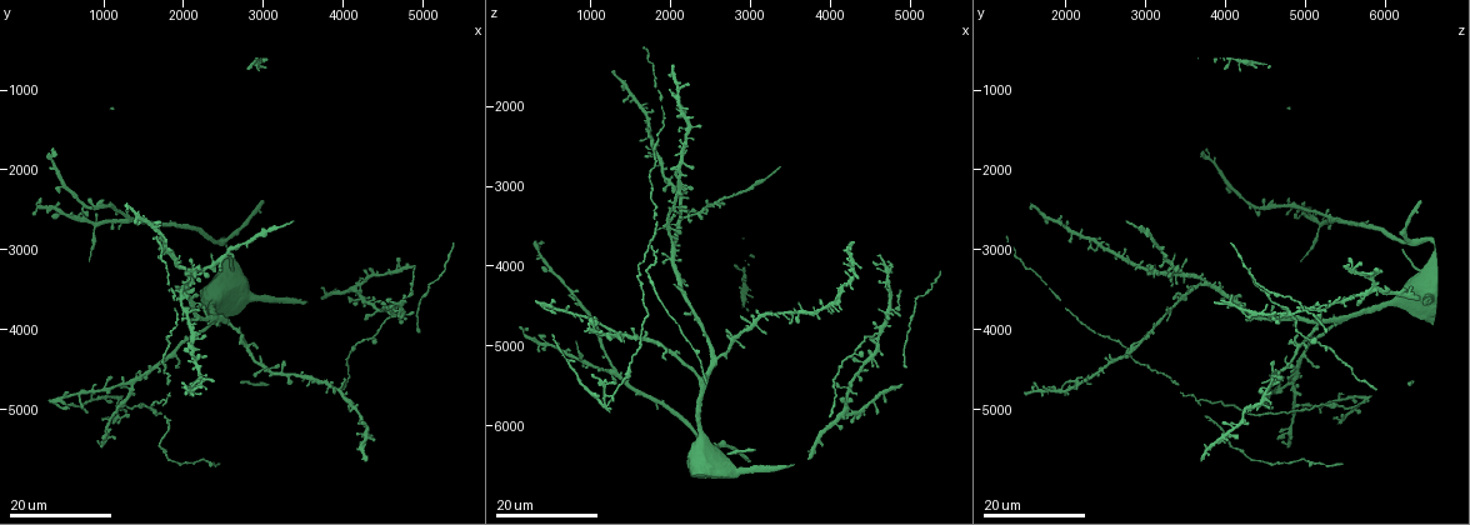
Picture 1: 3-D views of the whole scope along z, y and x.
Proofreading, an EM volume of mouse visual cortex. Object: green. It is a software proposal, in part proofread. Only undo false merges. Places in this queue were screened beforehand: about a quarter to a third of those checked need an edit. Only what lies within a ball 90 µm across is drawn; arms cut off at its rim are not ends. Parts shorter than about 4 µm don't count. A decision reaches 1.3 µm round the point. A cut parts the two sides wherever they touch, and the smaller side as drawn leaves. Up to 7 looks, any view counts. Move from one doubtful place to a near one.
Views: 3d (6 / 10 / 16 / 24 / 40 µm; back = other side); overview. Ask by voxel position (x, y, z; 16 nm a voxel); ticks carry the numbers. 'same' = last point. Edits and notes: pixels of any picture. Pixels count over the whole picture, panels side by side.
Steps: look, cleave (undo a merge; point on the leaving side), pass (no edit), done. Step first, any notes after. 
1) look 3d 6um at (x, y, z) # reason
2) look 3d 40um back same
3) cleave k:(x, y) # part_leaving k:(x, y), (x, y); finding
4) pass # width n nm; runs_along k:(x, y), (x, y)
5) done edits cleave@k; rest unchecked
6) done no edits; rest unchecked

look 3d 16um at (1300, 2600, 5300)

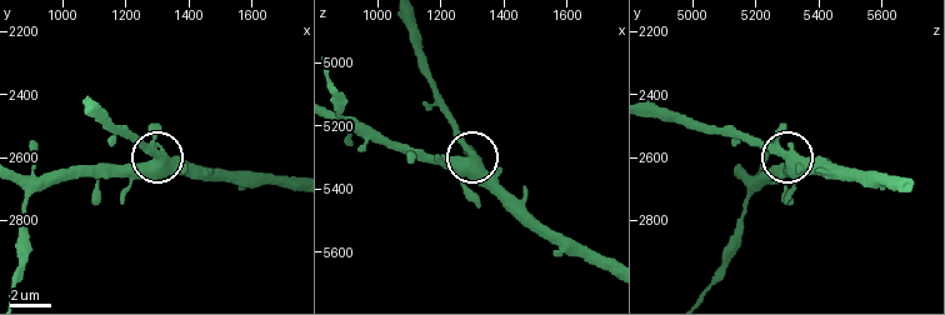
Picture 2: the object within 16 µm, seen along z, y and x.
look 3d 6um at (1300, 2610, 5310)

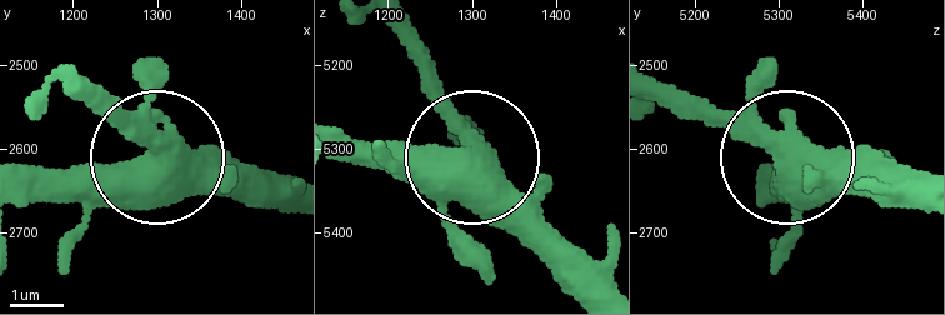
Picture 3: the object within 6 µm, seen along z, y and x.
pass # runs_along 3:(291, 209), (198, 191), (158, 160), (23, 169); continuous, no second cell

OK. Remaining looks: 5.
look 3d 16um at (1400, 4700, 4850) # four or more arms meet

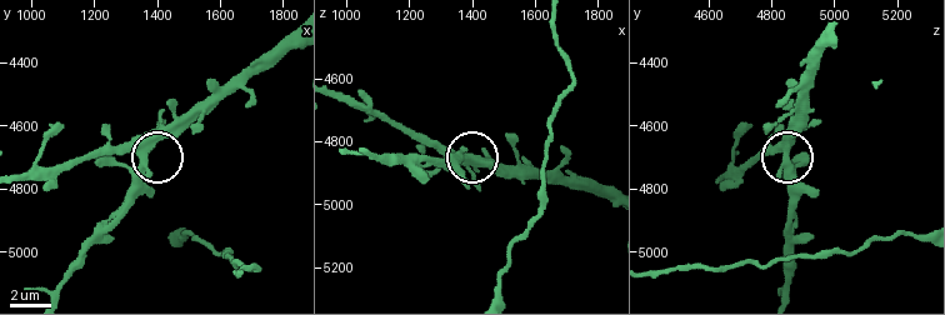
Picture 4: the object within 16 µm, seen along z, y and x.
look 3d 6um at (1350, 4700, 4840)

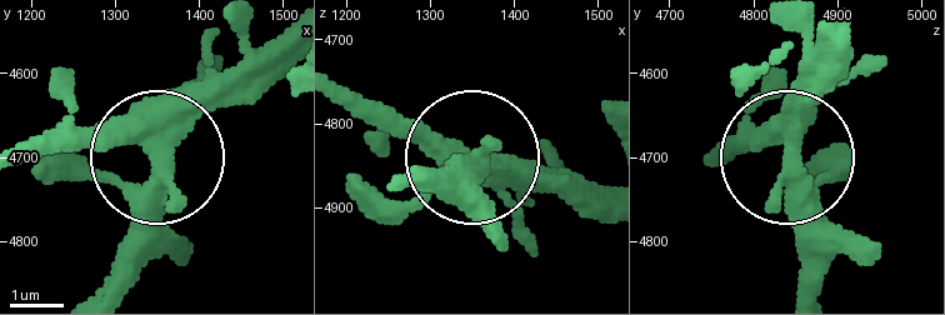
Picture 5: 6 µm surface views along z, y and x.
pass # side_arm 16 um; runs_along 5:(290, 26), (160, 160), (141, 276); one cell here

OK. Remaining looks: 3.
look 3d 24um at (4600, 3850, 4800) # small branch off a trunk

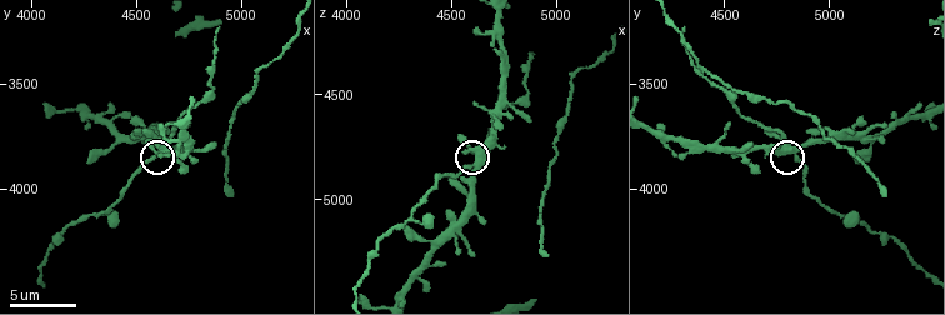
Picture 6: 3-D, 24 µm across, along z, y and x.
look 3d 6um at (4600, 3840, 4850) # zoom in

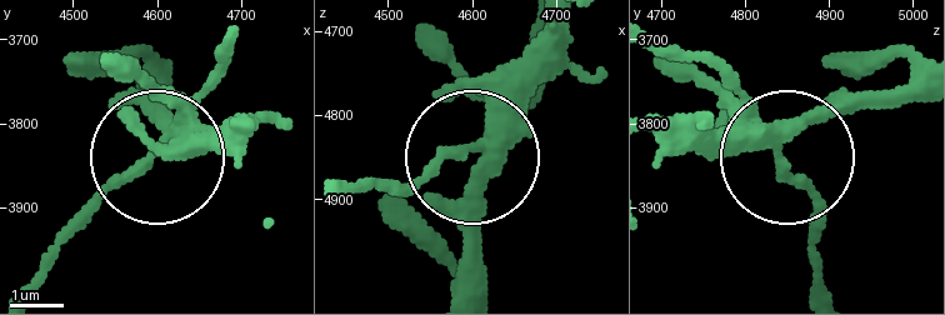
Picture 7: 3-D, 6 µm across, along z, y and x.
pass # width 260 nm; all the same cell

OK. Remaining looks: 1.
done no edits; rest unchecked

